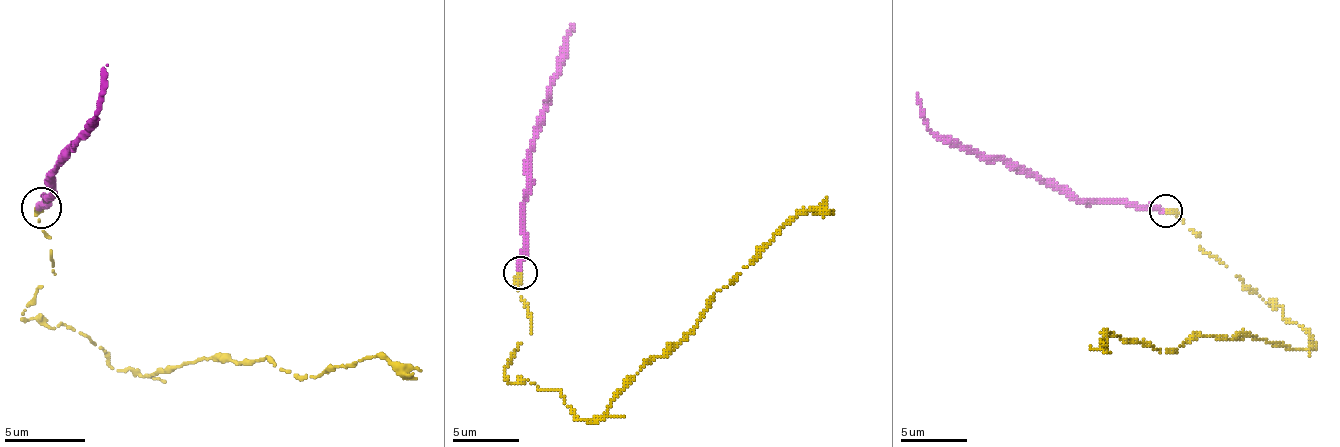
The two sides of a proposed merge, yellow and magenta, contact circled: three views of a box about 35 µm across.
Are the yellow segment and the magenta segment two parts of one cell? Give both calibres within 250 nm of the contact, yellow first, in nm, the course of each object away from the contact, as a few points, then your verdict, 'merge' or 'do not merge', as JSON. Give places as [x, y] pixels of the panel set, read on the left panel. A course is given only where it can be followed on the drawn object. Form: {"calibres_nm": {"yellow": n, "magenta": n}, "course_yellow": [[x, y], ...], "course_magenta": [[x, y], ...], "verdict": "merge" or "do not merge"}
{"calibres_nm": {"yellow": 400, "magenta": 360}, "course_yellow": [[42, 206], [54, 275], [22, 319], [82, 331], [118, 371], [271, 359], [319, 375], [375, 355], [419, 371]], "course_magenta": [[38, 206], [46, 198], [50, 178], [90, 126], [98, 106], [106, 66]], "verdict": "merge"}

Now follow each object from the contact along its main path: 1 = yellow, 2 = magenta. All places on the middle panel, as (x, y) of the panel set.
1: (521, 273), (531, 333), (504, 376), (554, 389), (584, 419), (664, 356), (796, 217), (833, 214)
2: (517, 270), (527, 154), (547, 107), (547, 91), (561, 51), (574, 24)

